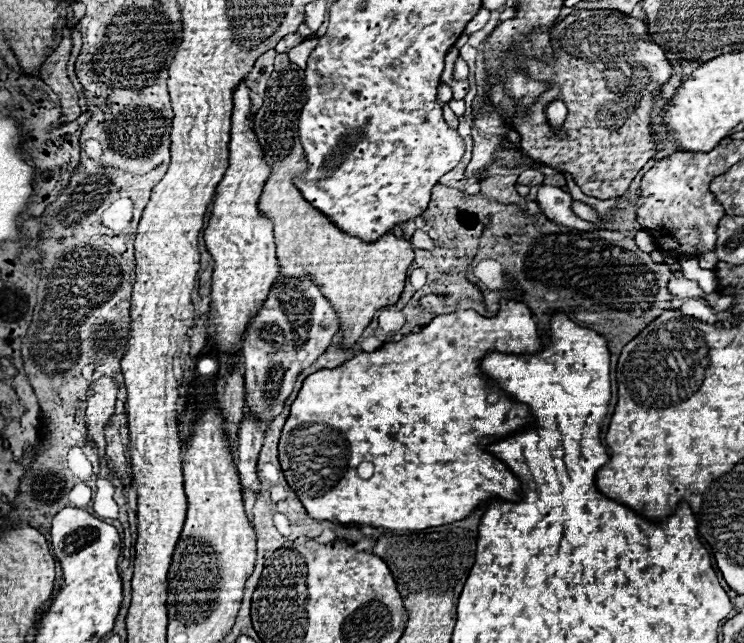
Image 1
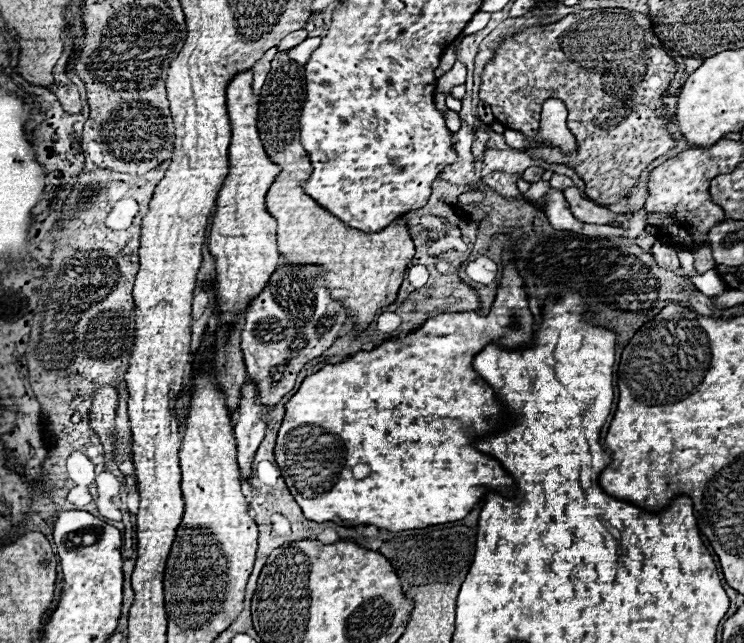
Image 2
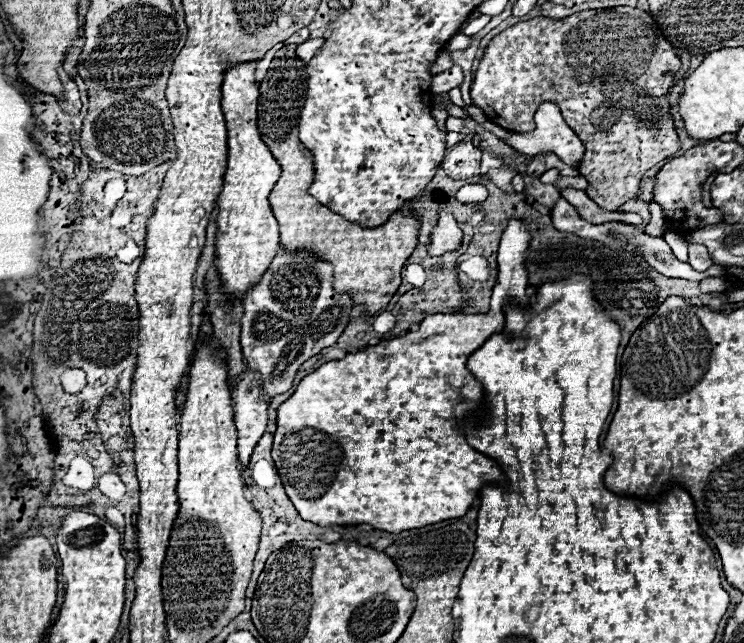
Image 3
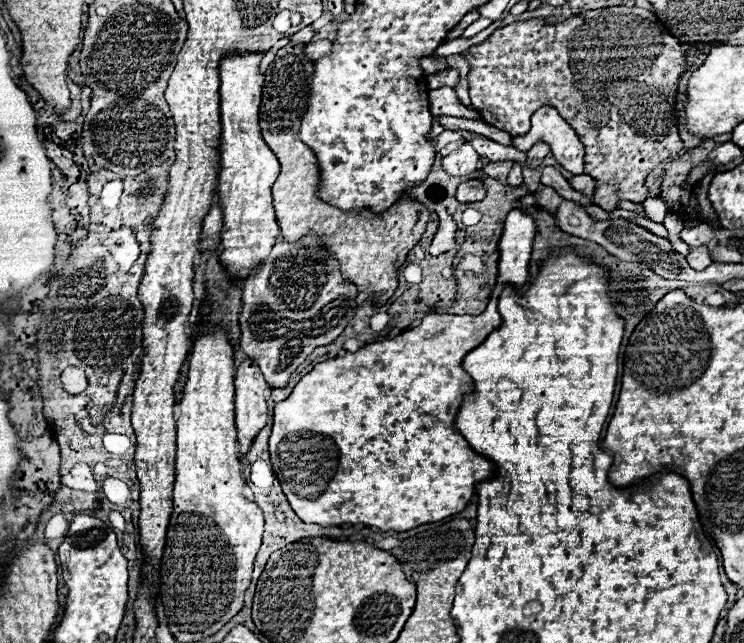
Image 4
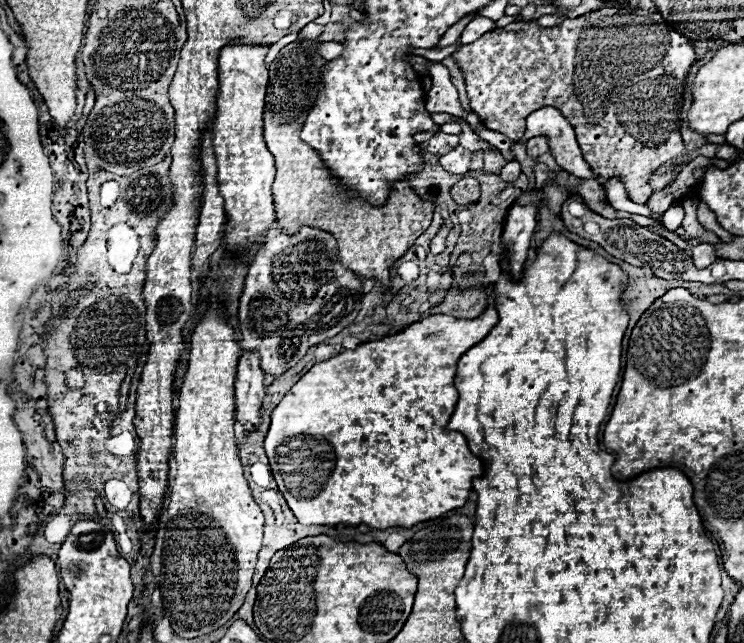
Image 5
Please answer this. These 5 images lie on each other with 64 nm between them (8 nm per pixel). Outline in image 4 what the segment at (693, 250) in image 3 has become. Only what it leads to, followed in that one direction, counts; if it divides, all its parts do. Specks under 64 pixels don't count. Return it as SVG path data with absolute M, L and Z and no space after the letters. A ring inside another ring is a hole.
M690 248L690 254L686 256L688 264L692 264L694 270L704 270L712 260L710 260L710 254L708 254L708 248Z

